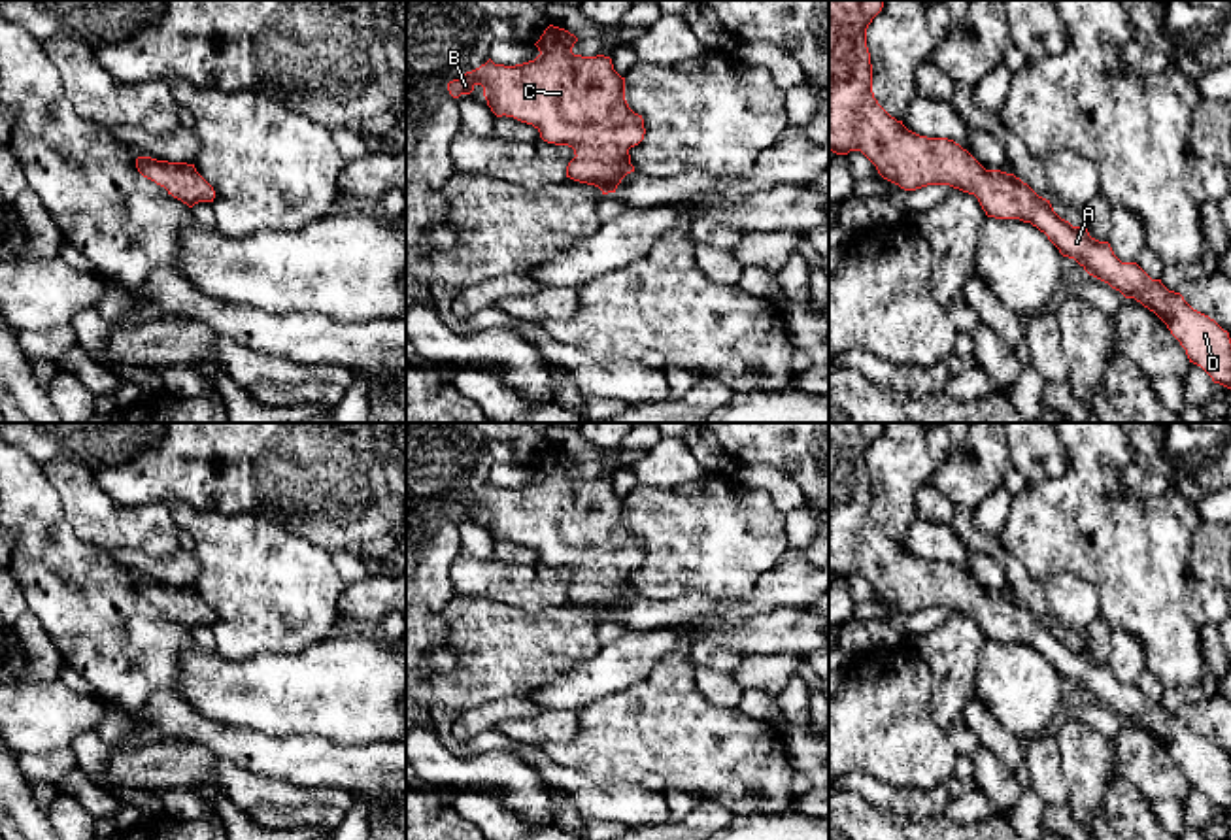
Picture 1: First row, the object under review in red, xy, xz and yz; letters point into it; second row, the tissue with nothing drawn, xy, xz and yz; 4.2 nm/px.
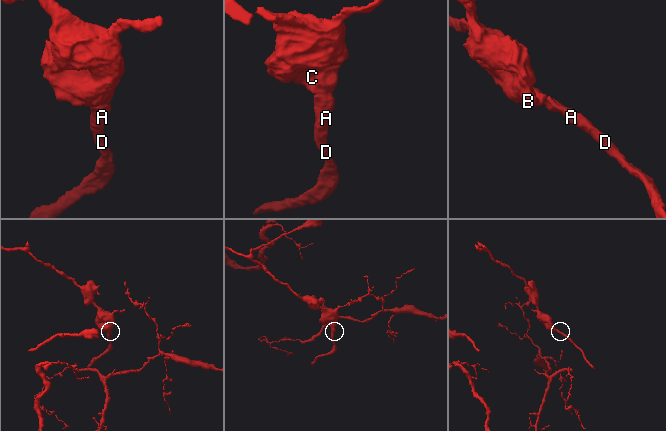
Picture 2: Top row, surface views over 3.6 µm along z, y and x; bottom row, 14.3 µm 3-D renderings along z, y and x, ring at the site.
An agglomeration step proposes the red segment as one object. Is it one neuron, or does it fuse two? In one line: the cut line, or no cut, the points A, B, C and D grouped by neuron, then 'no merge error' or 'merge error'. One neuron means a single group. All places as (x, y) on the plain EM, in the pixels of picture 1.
cut none; groups A B C D; no merge error

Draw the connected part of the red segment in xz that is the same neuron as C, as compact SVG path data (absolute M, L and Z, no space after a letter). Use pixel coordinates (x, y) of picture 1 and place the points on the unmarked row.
M549 447L534 466L540 474L534 483L504 489L489 481L480 491L449 504L447 513L459 521L481 508L487 529L497 540L514 540L532 547L544 564L572 570L576 580L566 589L566 600L595 608L608 617L634 595L629 572L644 563L644 542L629 530L625 500L614 493L612 481L574 478L576 464L578 461L568 453Z

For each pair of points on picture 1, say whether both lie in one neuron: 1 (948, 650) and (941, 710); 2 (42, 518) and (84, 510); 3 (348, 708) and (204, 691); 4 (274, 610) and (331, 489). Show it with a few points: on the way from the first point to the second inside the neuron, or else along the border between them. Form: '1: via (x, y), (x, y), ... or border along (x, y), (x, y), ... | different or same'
1: via (952, 665), (950, 695) | same
2: border along (44, 474), (59, 495), (67, 523), (91, 548) | different
3: via (312, 695), (240, 695) | same
4: border along (269, 516), (289, 531), (320, 544), (329, 554) | different

